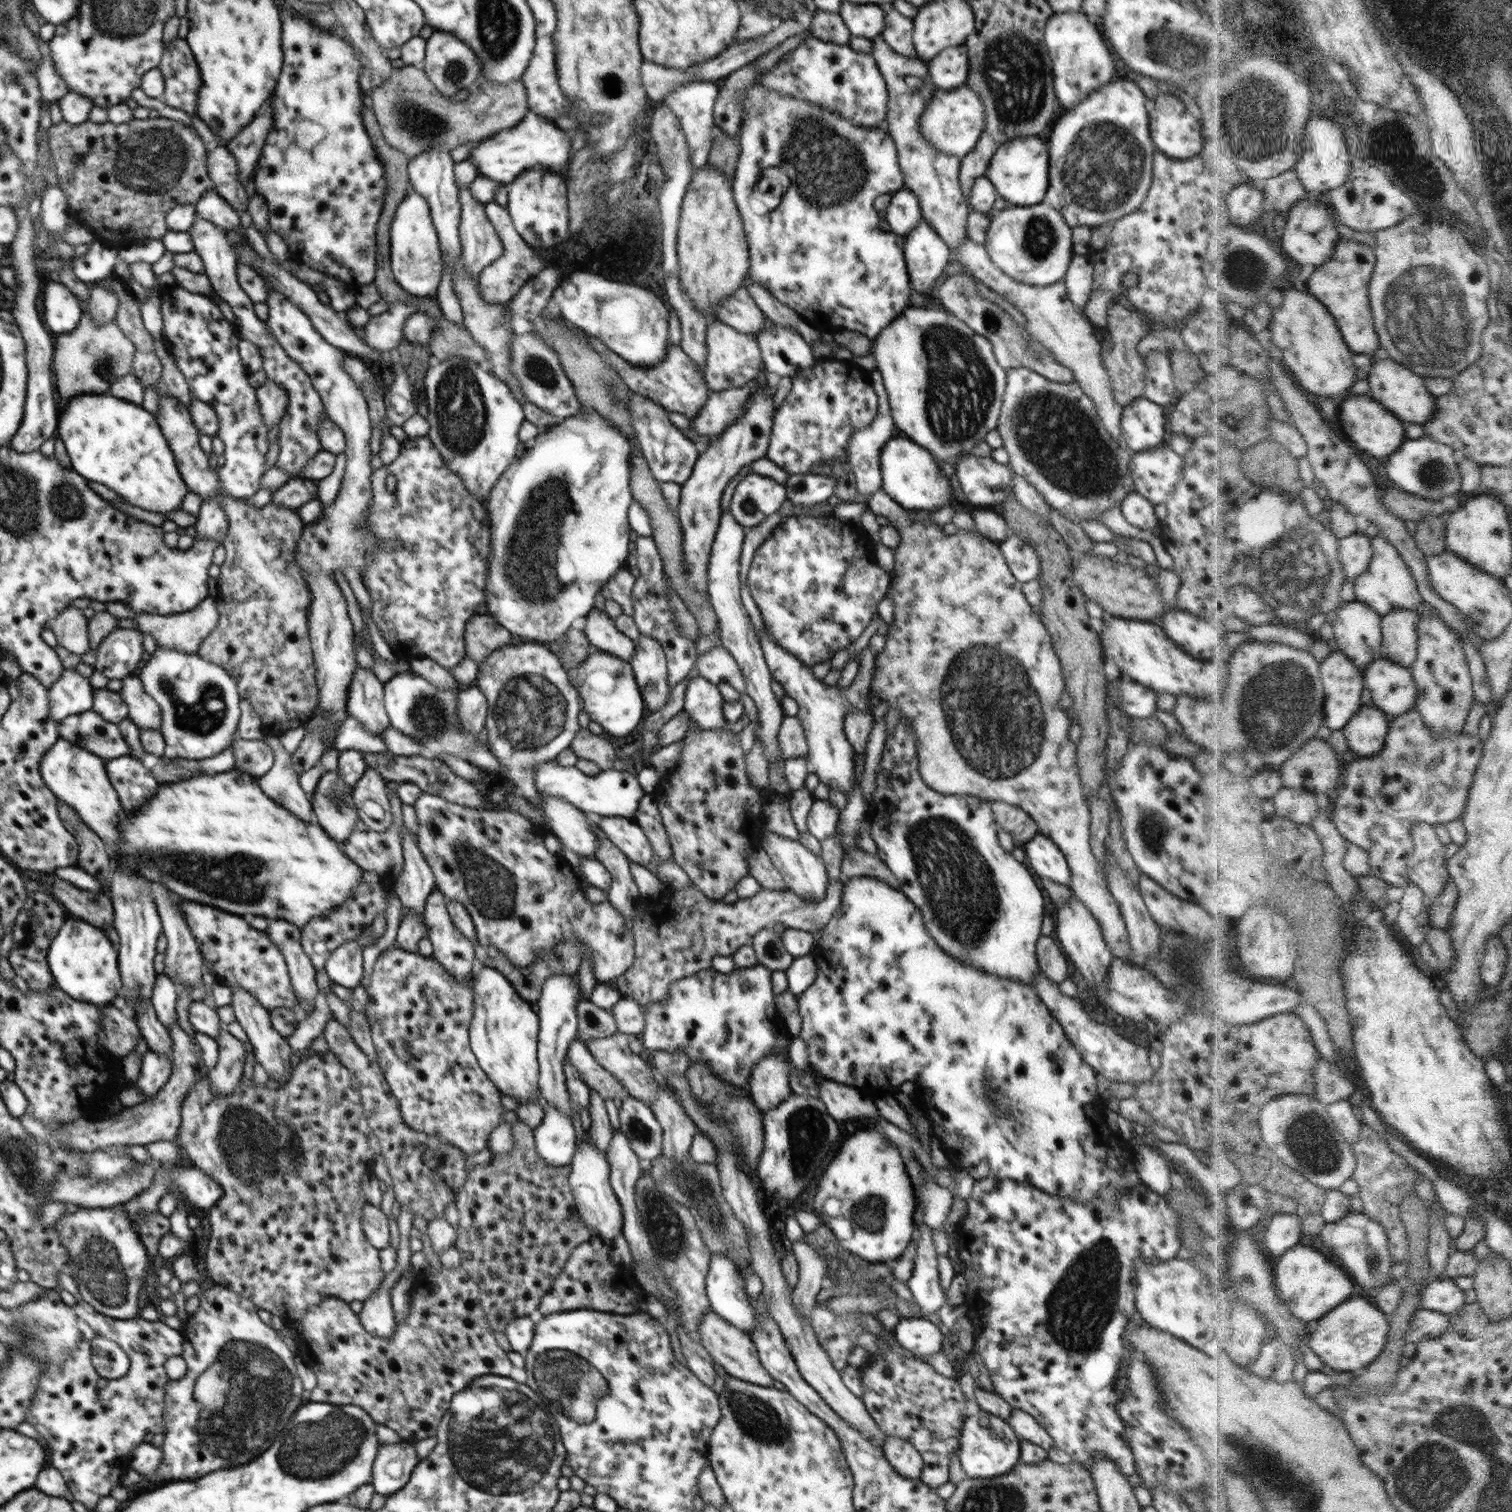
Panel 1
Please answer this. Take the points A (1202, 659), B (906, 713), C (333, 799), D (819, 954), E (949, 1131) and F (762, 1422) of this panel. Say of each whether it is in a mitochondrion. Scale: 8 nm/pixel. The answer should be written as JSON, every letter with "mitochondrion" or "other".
{"A":"other","B":"other","C":"mitochondrion","D":"other","E":"other","F":"mitochondrion"}

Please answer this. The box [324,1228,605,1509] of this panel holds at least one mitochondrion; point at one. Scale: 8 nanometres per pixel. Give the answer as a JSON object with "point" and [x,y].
{"point":[504,1445]}

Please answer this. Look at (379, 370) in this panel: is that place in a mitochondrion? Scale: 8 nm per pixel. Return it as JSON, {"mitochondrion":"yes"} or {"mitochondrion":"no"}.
{"mitochondrion":"no"}

